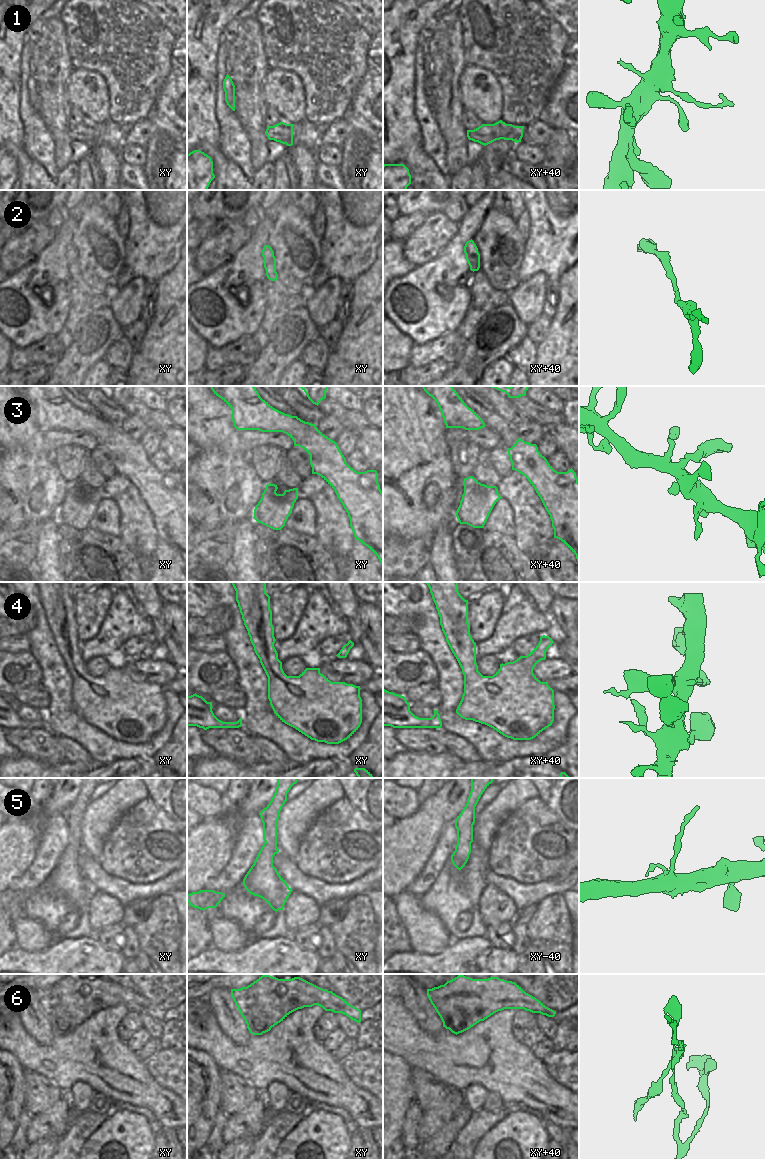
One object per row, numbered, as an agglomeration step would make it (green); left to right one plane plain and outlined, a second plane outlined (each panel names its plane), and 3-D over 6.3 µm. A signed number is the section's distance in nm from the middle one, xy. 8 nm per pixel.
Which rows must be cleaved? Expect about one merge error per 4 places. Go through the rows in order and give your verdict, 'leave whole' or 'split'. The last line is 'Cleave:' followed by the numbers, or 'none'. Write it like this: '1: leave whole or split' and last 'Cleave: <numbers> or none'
1: leave whole
2: leave whole
3: leave whole
4: leave whole
5: split
6: split
Cleave: 5, 6

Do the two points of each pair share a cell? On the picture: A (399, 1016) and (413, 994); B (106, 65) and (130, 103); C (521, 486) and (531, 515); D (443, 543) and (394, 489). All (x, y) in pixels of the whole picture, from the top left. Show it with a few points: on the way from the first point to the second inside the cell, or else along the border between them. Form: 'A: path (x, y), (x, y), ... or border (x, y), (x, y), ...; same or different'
A: border (400, 997), (404, 1006), (419, 1026); different
B: path (114, 74), (130, 91), (130, 94); same
C: path (521, 493), (528, 508); same
D: border (451, 525), (441, 525), (431, 535); different

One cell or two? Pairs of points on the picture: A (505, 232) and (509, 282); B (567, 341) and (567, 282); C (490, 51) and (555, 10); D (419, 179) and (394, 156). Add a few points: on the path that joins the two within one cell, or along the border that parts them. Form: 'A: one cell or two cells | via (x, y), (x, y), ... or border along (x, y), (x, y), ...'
A: one cell | via (507, 244), (509, 270)
B: one cell | via (563, 326), (561, 322), (567, 312), (567, 297)
C: two cells | border along (546, 10), (565, 31)
D: one cell | via (418, 171), (402, 156)

